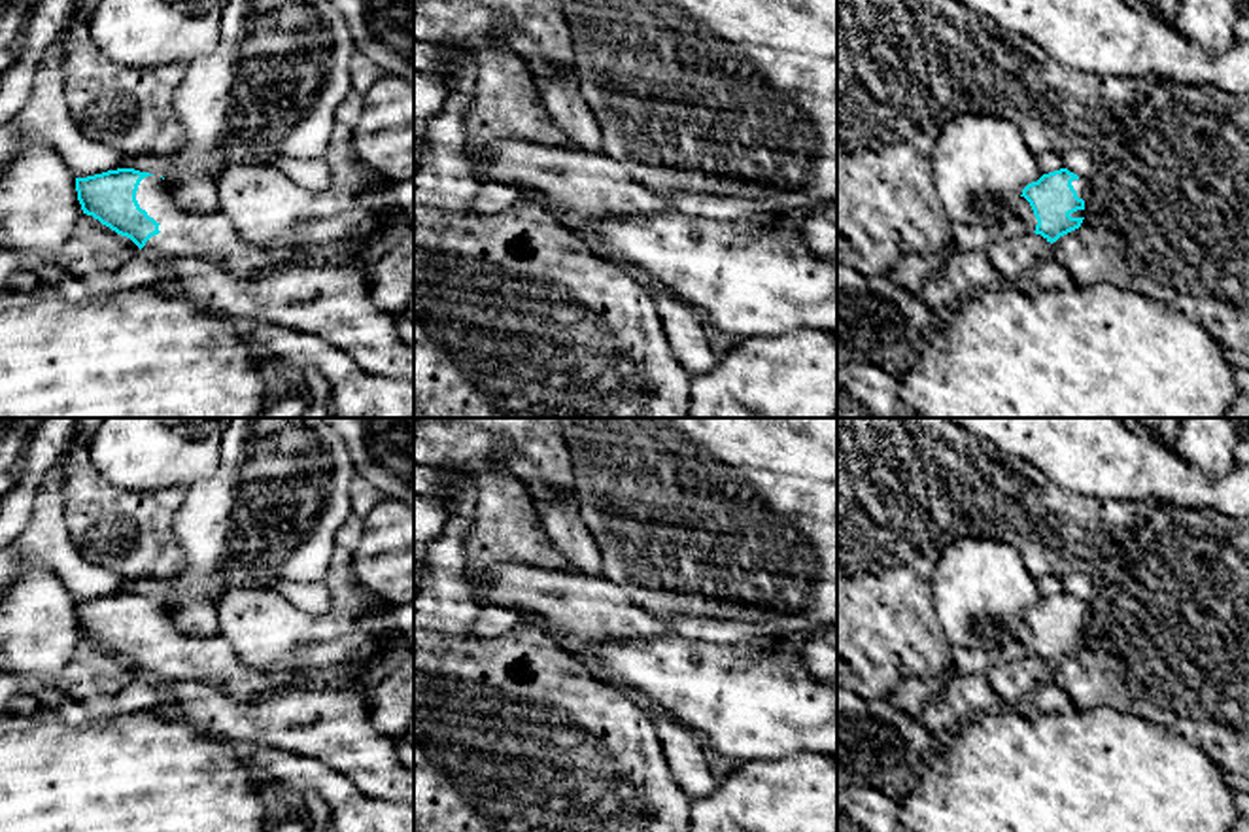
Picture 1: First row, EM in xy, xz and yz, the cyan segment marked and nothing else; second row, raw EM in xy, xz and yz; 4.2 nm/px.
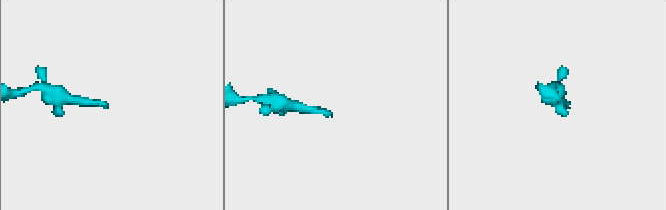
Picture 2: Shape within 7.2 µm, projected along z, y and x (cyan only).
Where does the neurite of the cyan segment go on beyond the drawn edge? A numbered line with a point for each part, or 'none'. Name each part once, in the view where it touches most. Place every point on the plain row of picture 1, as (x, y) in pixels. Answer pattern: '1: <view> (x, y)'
1: xy (342, 664)

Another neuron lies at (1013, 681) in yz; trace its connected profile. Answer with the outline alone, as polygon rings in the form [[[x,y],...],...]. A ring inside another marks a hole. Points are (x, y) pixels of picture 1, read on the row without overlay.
[[[1018,620],[1013,628],[1013,635],[1028,656],[1015,662],[1000,662],[994,658],[984,673],[994,692],[1009,707],[1032,696],[1041,685],[1051,681],[1051,666],[1034,656],[1037,643],[1030,626]]]

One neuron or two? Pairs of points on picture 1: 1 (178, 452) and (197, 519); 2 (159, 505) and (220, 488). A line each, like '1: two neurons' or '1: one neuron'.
1: two neurons
2: two neurons

